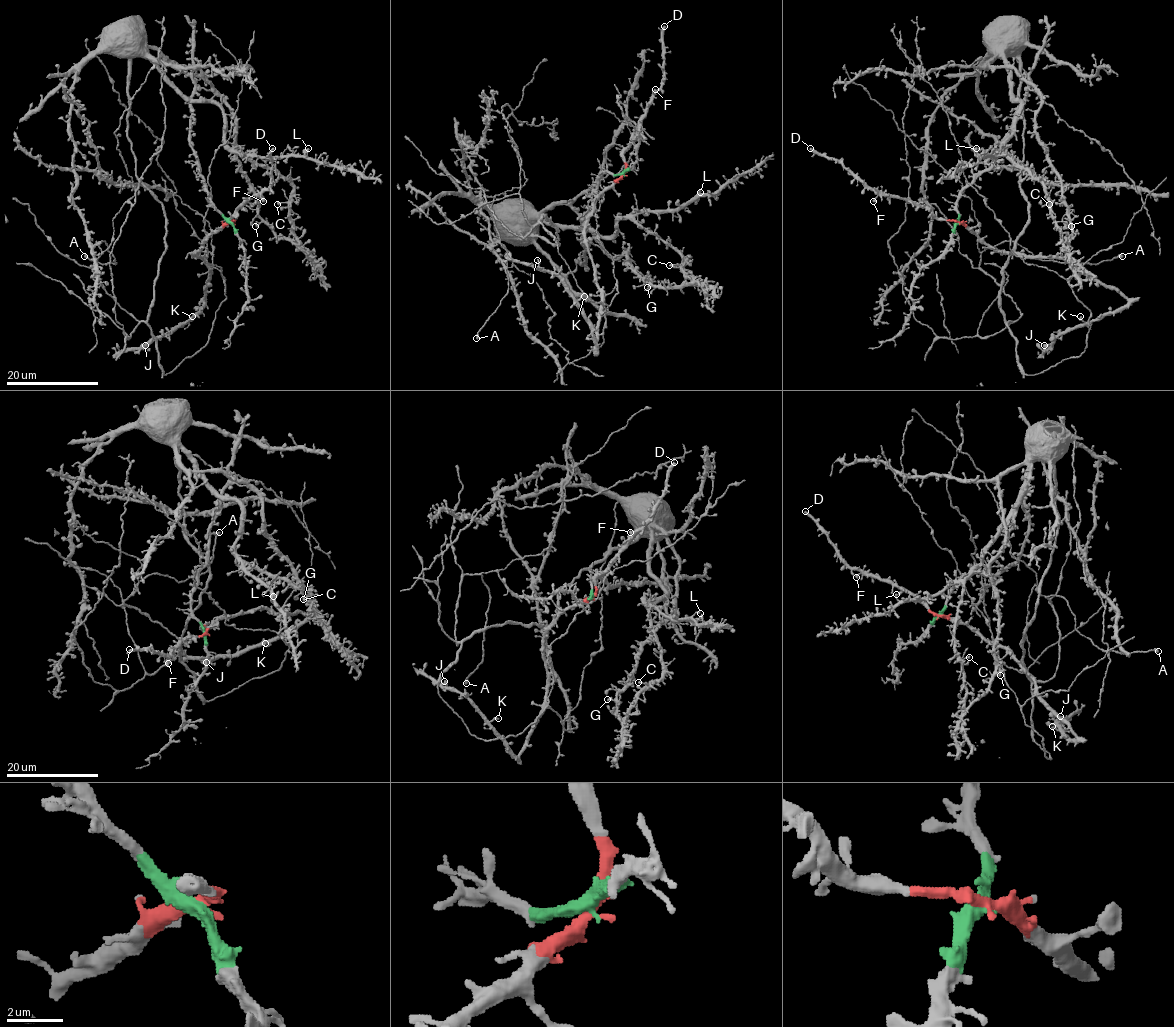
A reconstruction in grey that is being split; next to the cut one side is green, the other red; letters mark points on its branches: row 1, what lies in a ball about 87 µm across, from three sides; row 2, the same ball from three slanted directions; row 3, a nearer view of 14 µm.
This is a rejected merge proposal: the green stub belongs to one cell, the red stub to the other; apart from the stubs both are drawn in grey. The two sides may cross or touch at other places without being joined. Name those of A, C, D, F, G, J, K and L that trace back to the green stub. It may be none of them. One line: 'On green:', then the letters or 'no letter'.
On green: A, C, G, L

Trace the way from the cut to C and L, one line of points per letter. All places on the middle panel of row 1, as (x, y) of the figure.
C: (623, 173), (599, 179), (583, 239), (611, 256), (626, 251), (652, 284), (684, 286), (681, 267), (669, 265)
L: (623, 173), (599, 179), (583, 217), (603, 250), (568, 205), (541, 217), (611, 235), (633, 211), (700, 193)

